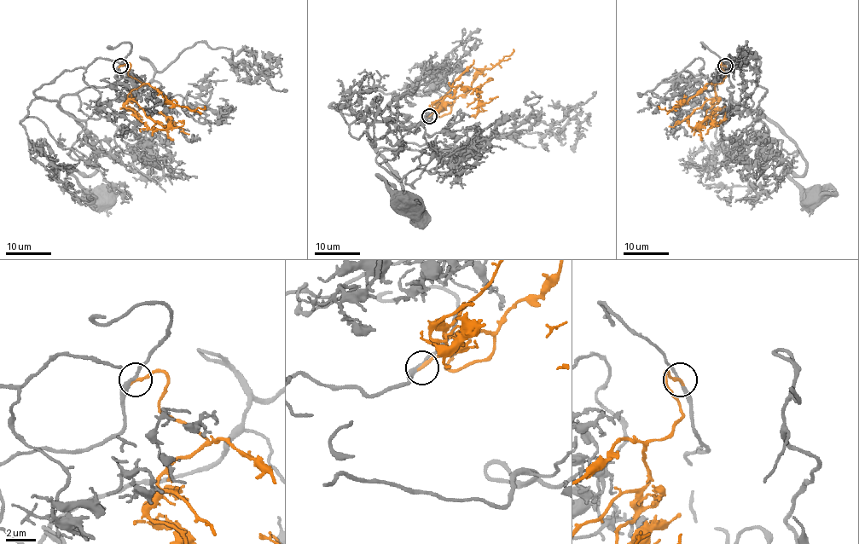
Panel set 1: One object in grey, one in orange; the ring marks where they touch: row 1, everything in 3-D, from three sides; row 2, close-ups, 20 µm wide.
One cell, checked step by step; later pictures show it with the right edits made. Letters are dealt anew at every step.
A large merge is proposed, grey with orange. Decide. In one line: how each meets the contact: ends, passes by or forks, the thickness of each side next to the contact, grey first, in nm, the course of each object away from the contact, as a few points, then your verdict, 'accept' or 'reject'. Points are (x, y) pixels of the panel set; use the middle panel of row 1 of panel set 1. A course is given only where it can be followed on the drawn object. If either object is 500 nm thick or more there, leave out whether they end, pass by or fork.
grey passes by; orange ends; calibres 200 and 240 nm; course grey (428, 116), (415, 124), (390, 118), (368, 128), (405, 198), (381, 178), (405, 201); course orange (430, 116), (451, 111), (433, 104), (452, 97), (459, 86), (473, 88), (485, 104), (497, 95); accept

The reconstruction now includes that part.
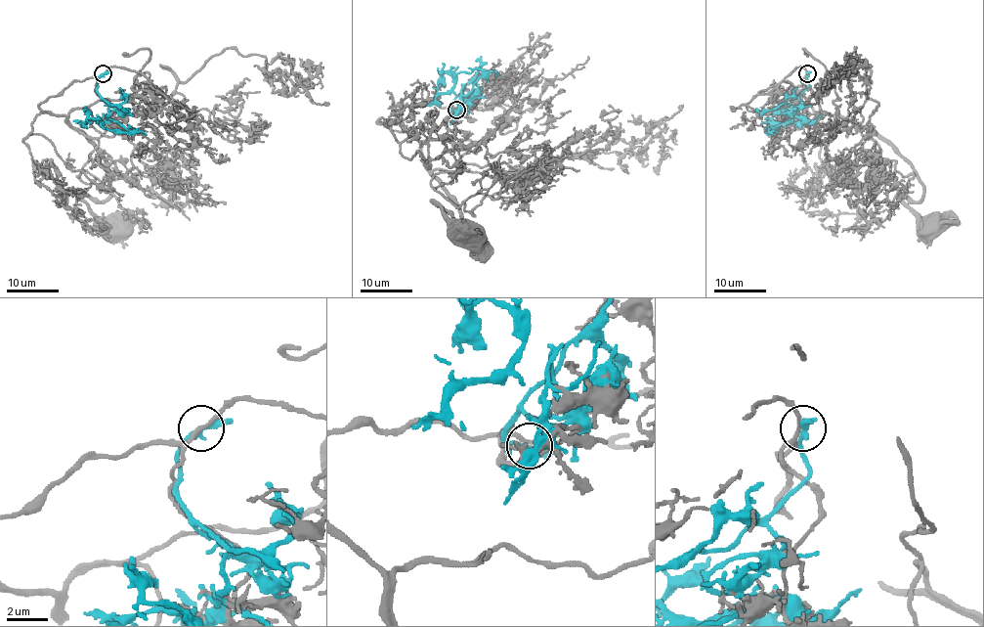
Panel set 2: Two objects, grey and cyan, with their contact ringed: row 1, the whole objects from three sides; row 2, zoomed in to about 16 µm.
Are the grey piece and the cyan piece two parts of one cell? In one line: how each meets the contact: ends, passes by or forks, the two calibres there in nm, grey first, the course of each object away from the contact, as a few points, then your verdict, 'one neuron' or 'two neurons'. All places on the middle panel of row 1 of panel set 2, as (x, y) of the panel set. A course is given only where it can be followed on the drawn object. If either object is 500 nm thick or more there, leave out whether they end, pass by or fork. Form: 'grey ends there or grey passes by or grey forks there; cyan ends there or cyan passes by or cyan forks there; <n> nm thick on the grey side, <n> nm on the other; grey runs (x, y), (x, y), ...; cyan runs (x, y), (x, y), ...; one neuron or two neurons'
grey passes by; cyan passes by; 190 nm thick on the grey side, 280 nm on the other; grey runs (456, 109), (426, 104), (393, 113), (458, 208), (464, 227), (437, 204), (464, 238); cyan runs (456, 110), (450, 104), (462, 85), (464, 96), (470, 91), (481, 71), (458, 72), (453, 87), (426, 105); two neurons

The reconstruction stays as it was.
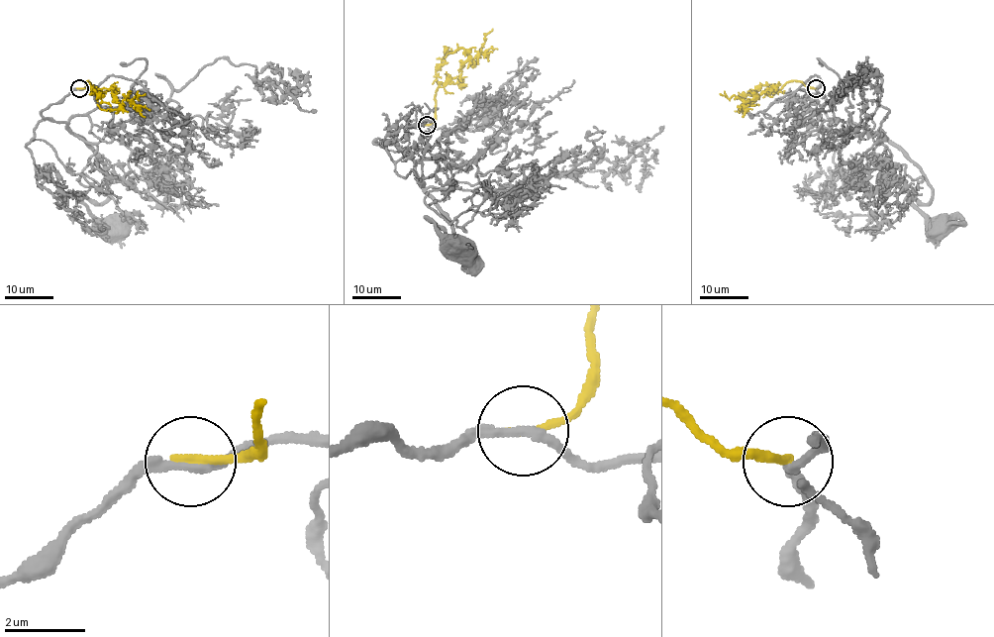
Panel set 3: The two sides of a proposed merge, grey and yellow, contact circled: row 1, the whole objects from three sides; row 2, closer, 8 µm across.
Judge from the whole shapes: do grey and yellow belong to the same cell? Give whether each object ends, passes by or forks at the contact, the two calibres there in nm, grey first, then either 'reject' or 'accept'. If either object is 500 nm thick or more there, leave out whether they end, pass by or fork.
grey passes by; yellow ends there; 200 nm thick on the grey side, 240 nm on the other; accept

